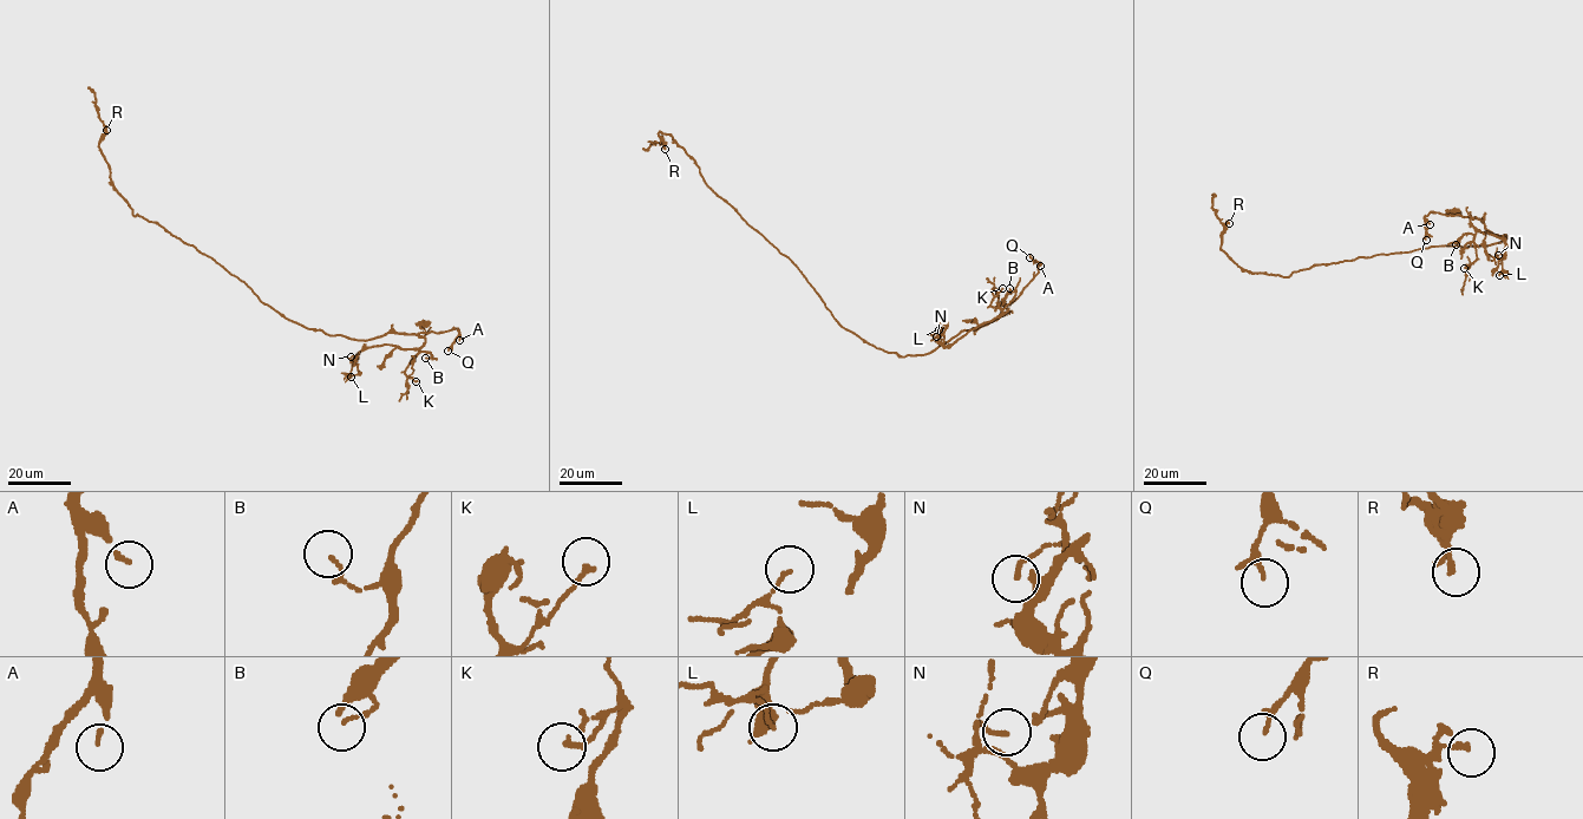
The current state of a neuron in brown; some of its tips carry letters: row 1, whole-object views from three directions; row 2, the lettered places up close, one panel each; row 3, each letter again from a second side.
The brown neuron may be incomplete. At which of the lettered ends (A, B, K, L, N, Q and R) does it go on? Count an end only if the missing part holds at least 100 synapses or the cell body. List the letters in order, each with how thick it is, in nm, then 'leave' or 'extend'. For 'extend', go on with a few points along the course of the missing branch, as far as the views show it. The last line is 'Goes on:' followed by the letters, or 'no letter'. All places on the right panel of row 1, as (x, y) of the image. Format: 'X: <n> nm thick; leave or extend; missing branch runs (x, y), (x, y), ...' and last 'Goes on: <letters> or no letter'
A: 110 nm thick; extend; missing branch runs (1430, 224), (1453, 230), (1485, 216)
B: 120 nm thick; leave
K: 150 nm thick; leave
L: 90 nm thick; leave
N: 130 nm thick; leave
Q: 150 nm thick; leave
R: 100 nm thick; leave
Goes on: A

